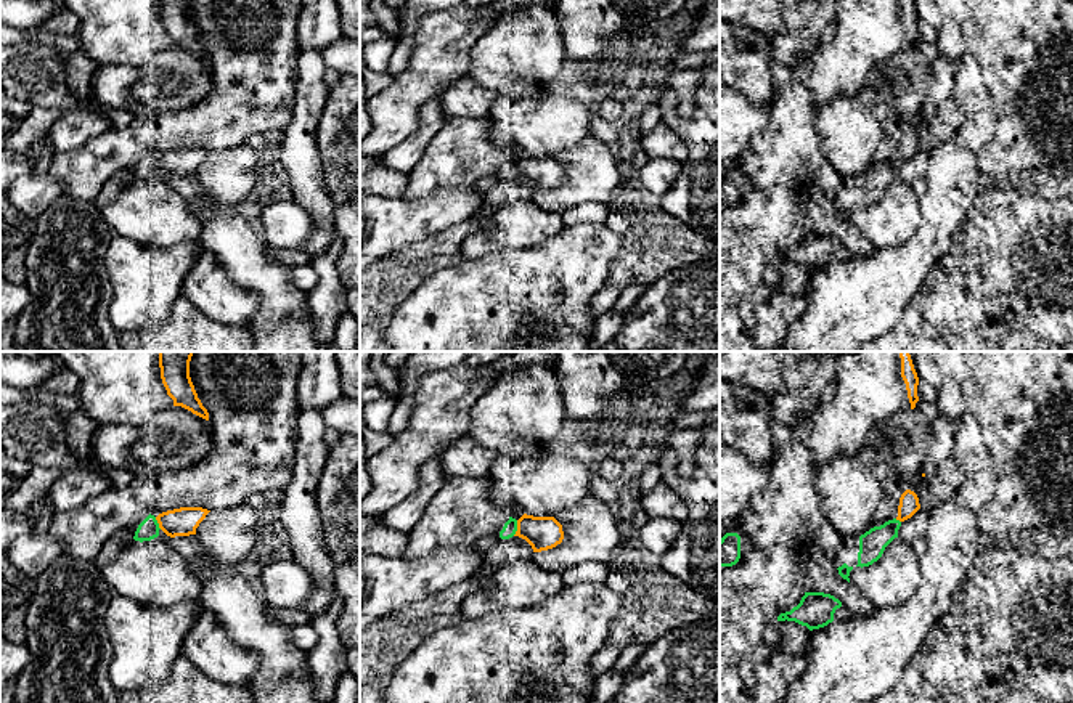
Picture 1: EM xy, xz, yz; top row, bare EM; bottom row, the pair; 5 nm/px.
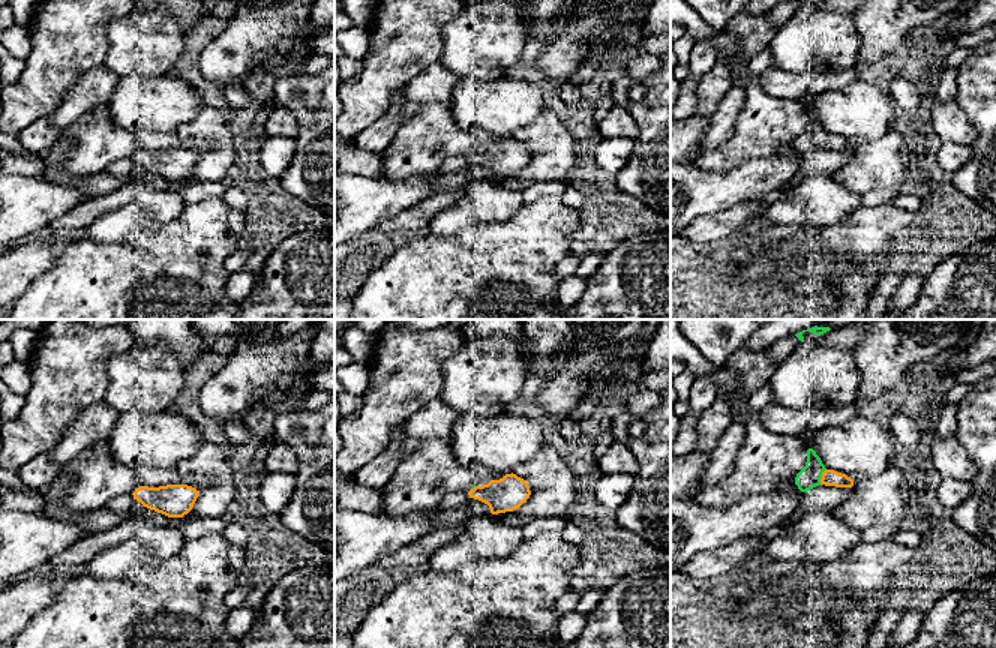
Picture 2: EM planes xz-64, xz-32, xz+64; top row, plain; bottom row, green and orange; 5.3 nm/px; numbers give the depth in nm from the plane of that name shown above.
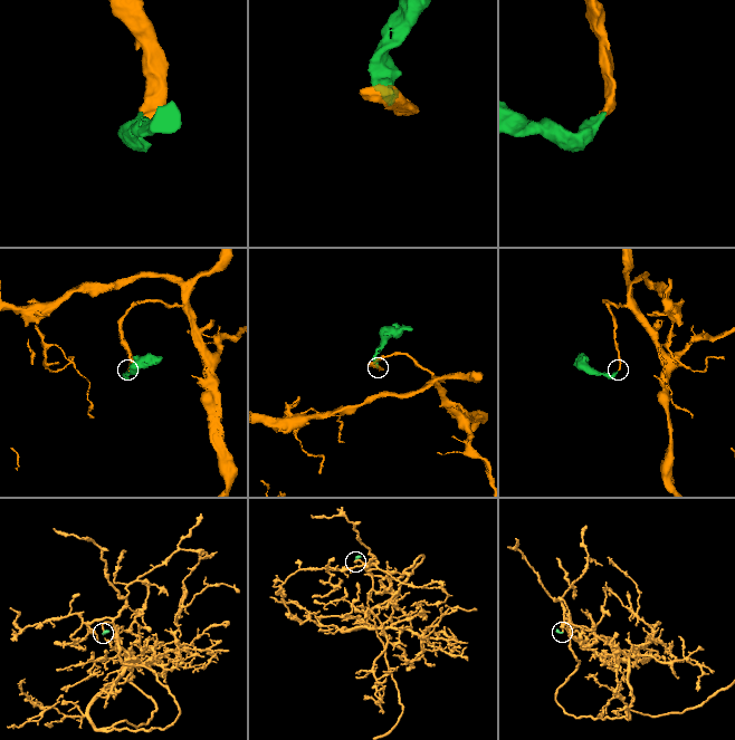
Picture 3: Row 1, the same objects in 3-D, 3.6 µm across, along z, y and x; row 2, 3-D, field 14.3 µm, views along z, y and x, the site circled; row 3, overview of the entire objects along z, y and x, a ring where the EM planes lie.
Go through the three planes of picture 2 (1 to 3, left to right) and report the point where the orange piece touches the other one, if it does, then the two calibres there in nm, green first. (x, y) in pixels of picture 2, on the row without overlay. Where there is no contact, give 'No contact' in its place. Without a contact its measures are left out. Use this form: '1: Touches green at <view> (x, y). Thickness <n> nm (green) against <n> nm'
1: No contact
2: Touches green at xz-32 (473, 152). Thickness 20 nm (green) against 190 nm
3: Touches green at xz+64 (821, 140). Thickness 120 nm (green) against 90 nm

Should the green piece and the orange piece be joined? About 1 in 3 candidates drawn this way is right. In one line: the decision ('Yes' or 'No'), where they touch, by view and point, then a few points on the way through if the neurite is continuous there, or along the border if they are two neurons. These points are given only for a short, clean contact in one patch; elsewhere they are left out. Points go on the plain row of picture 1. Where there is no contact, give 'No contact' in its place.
Yes. Touches green at xz (516, 169)

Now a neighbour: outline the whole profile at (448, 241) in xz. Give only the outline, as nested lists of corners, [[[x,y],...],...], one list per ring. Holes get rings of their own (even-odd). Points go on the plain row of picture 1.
[[[467,218],[456,225],[448,226],[422,241],[406,244],[400,247],[389,258],[400,260],[403,263],[421,262],[429,255],[455,255],[459,254],[463,241],[487,228],[492,218]]]

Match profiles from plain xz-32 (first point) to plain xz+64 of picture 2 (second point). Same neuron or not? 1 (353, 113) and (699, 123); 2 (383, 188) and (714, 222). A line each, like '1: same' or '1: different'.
1: different
2: different

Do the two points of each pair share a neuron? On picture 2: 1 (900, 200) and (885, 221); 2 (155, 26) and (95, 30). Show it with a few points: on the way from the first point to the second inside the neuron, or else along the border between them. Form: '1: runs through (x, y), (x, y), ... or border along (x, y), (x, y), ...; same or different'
1: border along (888, 203), (912, 215); different
2: border along (126, 15), (108, 26), (108, 51), (102, 63); different

